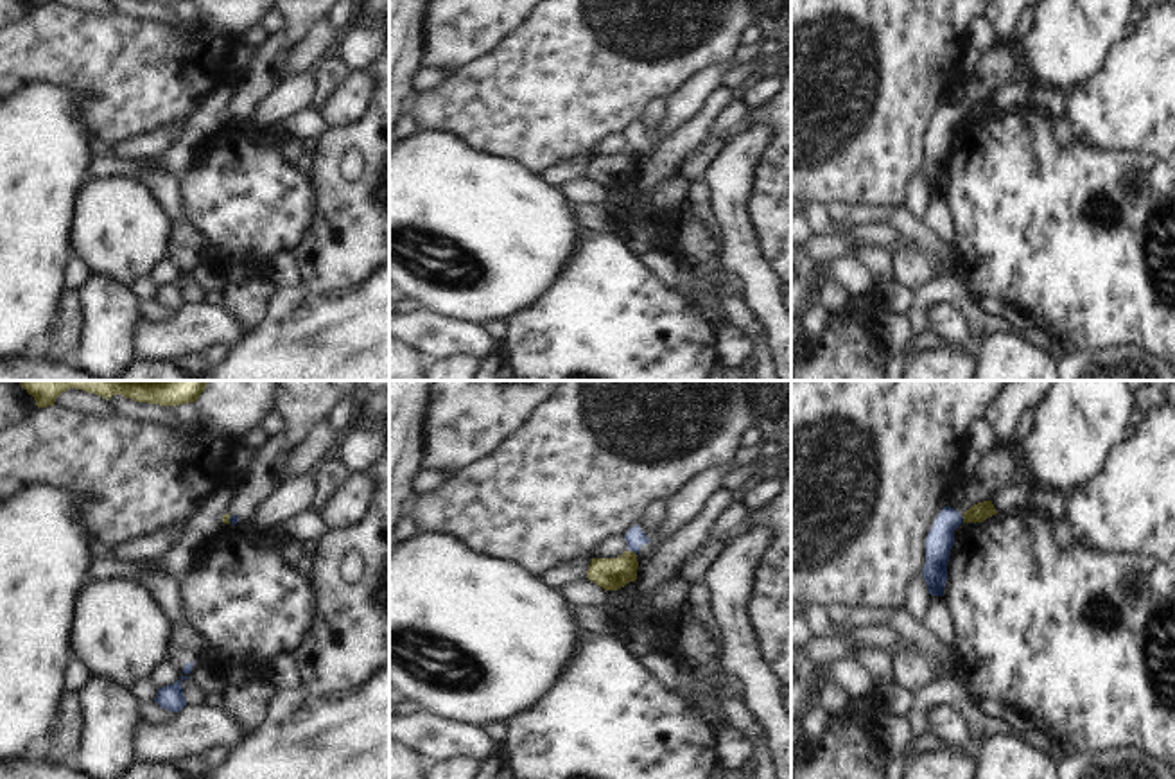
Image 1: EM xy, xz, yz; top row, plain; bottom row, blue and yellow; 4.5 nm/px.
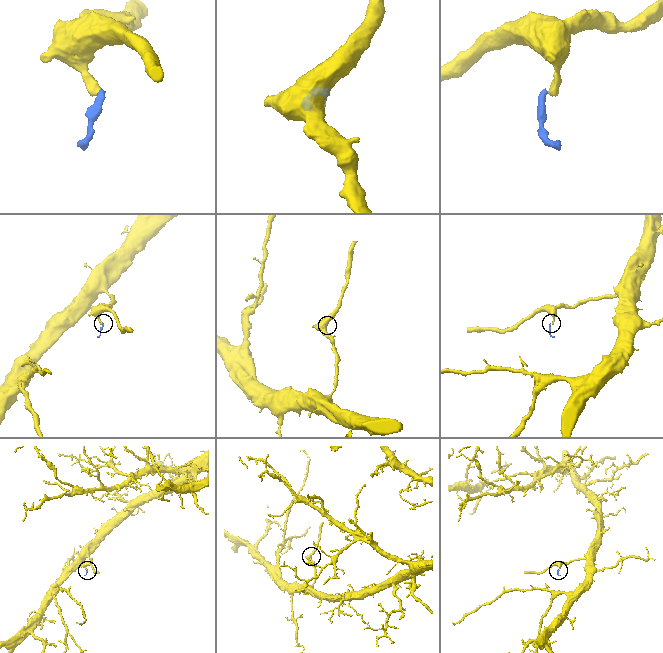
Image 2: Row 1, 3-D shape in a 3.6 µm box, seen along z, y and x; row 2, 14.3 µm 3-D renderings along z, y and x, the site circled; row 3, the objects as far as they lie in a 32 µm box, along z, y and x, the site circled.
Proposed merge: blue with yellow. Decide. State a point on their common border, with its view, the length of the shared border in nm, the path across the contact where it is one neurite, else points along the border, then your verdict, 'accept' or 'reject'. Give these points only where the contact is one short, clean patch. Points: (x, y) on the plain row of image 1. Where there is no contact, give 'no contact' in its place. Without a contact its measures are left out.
meets blue in xz at (632, 148); contact 40 nm long; border along xz (628, 148), (634, 151); reject

